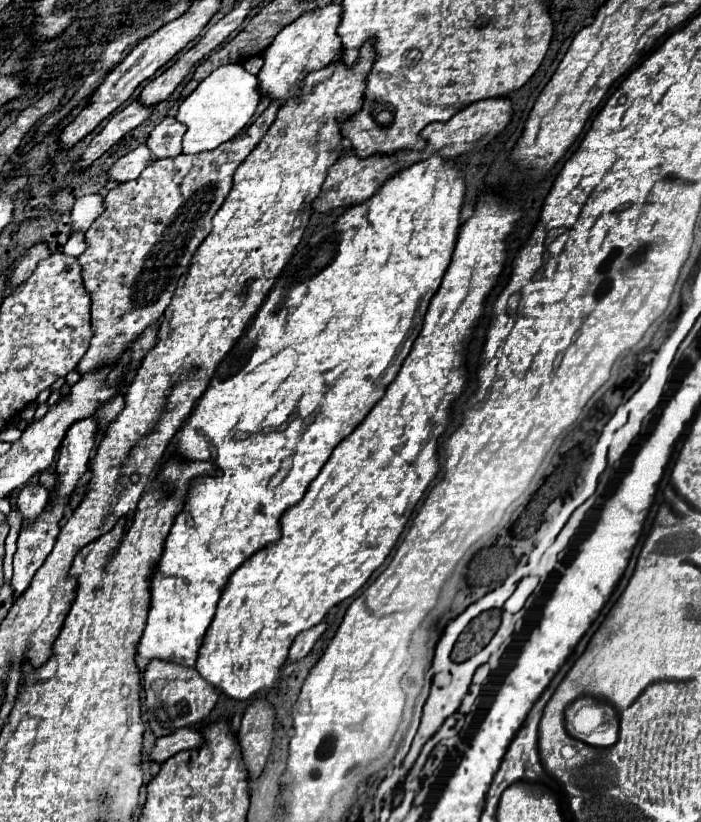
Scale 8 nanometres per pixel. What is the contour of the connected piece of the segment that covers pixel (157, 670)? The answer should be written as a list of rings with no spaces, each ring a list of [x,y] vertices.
[[[154,658],[144,670],[144,696],[148,724],[160,738],[180,728],[194,726],[202,718],[206,718],[218,700],[218,690],[214,690],[214,686],[210,686],[210,682],[206,682],[194,666],[174,666],[172,662],[162,662],[160,658]]]

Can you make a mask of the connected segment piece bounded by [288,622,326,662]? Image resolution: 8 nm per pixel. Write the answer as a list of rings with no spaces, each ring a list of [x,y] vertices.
[[[320,622],[320,624],[316,624],[314,628],[310,628],[310,630],[306,630],[306,632],[298,634],[298,636],[296,636],[296,640],[294,640],[294,642],[292,642],[292,646],[290,646],[288,662],[298,662],[298,660],[302,660],[302,658],[312,650],[314,642],[322,636],[322,632],[324,632],[324,630],[326,630],[326,622]]]

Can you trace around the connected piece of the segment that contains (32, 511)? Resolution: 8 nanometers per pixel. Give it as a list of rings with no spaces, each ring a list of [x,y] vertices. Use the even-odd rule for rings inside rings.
[[[26,484],[20,494],[18,494],[18,508],[24,520],[34,520],[44,506],[48,504],[48,494],[46,490],[42,490],[42,484]]]

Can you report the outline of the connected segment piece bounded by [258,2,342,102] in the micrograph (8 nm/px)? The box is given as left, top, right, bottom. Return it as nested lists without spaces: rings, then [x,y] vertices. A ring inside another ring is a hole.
[[[334,2],[320,10],[308,12],[304,16],[300,16],[296,22],[292,22],[290,26],[286,26],[278,34],[278,38],[266,48],[266,52],[262,56],[264,66],[258,72],[260,96],[264,96],[268,100],[280,100],[280,102],[298,98],[302,94],[300,86],[302,86],[306,74],[326,68],[332,60],[336,60],[342,54],[340,36],[336,34],[340,16],[342,16],[342,6],[338,2]]]

